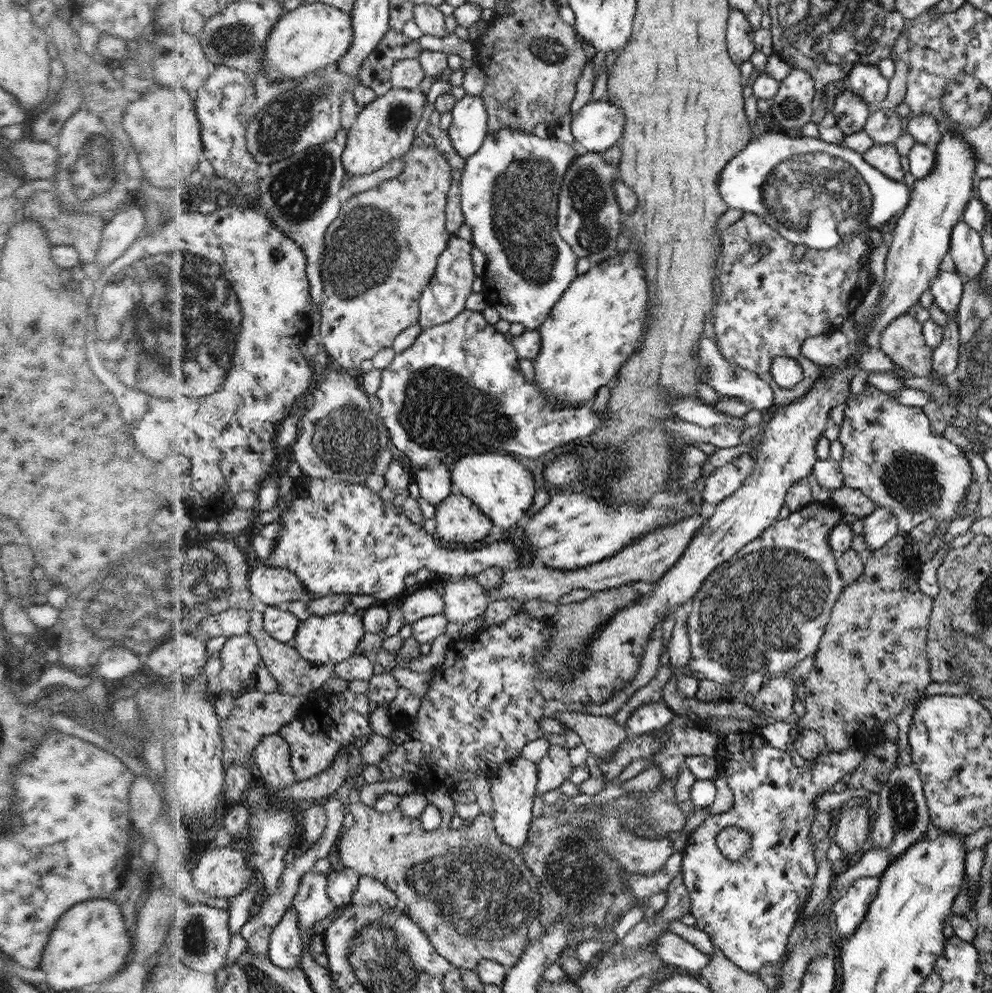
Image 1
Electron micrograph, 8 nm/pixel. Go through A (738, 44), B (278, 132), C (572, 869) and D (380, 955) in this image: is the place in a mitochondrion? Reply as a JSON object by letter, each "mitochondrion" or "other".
{"A":"other","B":"mitochondrion","C":"mitochondrion","D":"mitochondrion"}

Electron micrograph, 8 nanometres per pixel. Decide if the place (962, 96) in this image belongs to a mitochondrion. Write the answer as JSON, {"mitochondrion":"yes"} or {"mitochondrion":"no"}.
{"mitochondrion":"yes"}

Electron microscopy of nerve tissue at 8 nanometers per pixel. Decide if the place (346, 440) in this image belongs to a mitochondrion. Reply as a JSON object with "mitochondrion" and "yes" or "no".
{"mitochondrion":"yes"}

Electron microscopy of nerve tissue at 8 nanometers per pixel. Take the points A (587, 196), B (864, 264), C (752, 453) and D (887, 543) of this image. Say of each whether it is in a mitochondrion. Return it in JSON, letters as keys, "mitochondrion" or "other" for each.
{"A":"mitochondrion","B":"other","C":"other","D":"other"}

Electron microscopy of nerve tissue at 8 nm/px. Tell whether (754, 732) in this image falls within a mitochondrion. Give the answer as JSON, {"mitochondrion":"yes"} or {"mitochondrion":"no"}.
{"mitochondrion":"no"}

